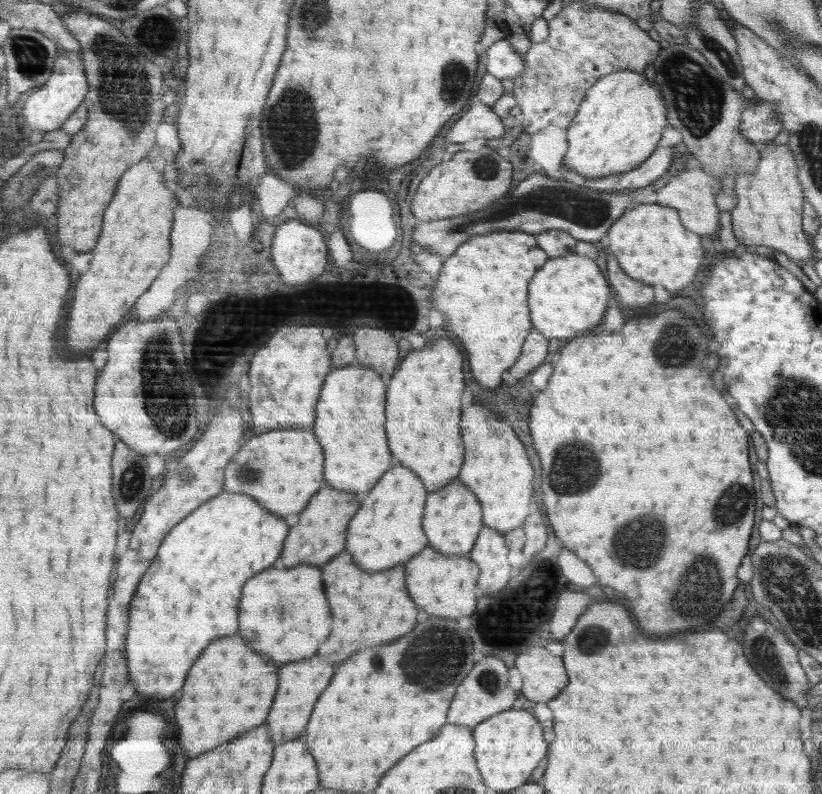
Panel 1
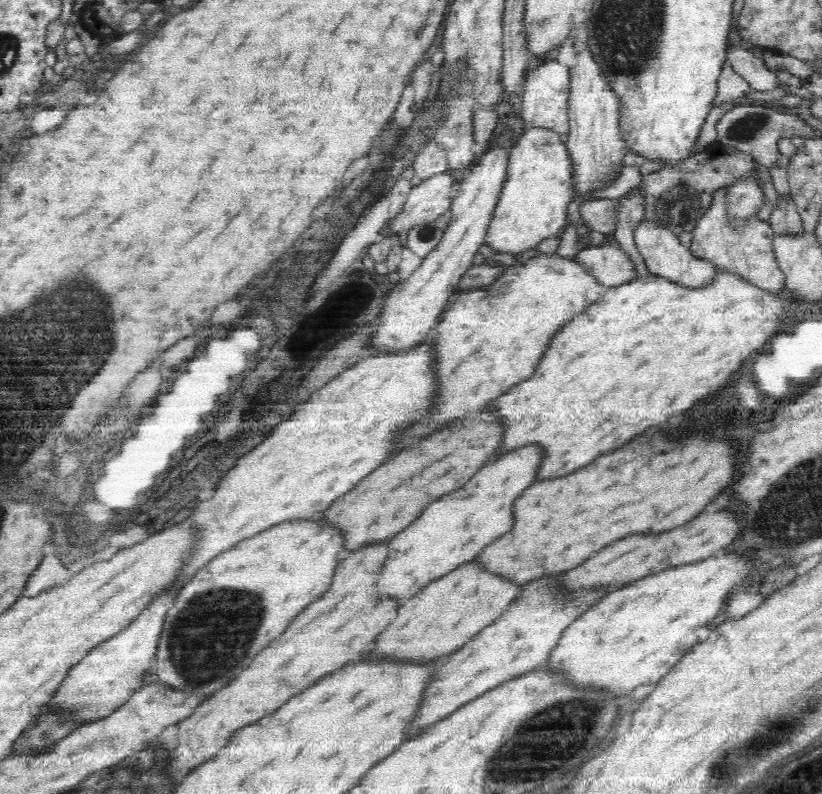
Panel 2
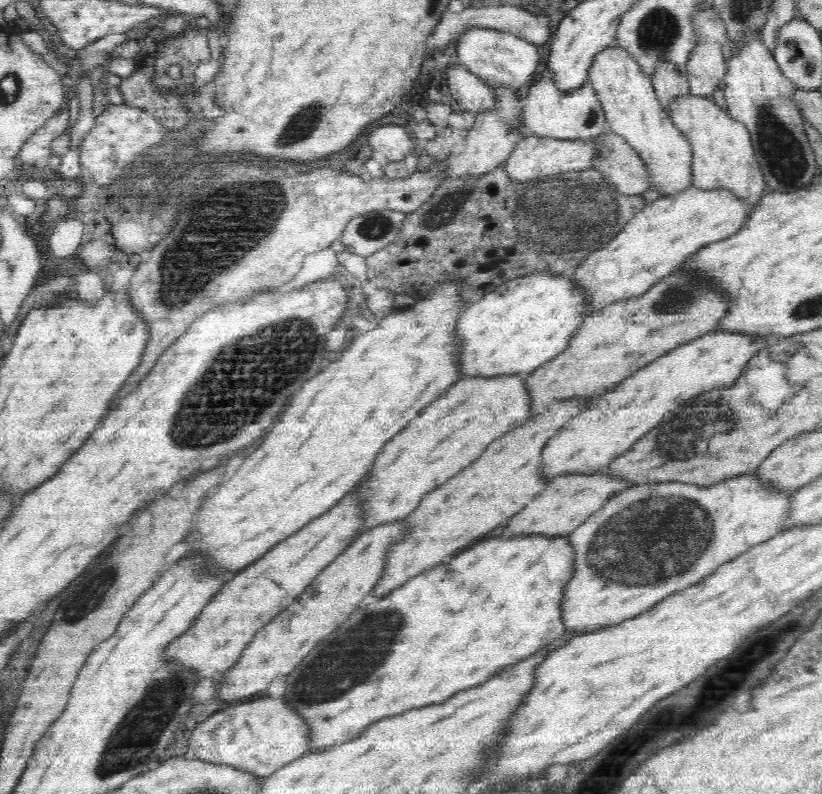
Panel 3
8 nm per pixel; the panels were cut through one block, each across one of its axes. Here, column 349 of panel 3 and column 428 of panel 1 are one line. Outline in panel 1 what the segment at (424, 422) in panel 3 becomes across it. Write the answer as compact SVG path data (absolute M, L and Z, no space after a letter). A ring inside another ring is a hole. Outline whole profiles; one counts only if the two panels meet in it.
M394 466L394 470L370 490L366 502L362 502L362 510L358 510L358 518L350 522L350 546L346 546L346 552L354 554L354 562L358 562L362 570L370 572L390 570L400 566L398 562L416 557L429 544L422 521L426 500L428 492L419 475L409 467Z

